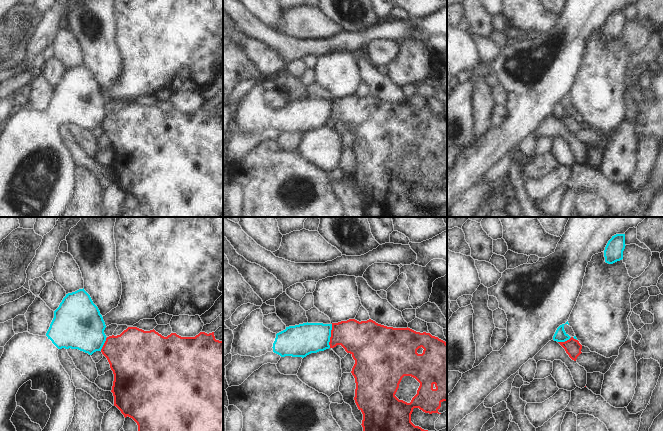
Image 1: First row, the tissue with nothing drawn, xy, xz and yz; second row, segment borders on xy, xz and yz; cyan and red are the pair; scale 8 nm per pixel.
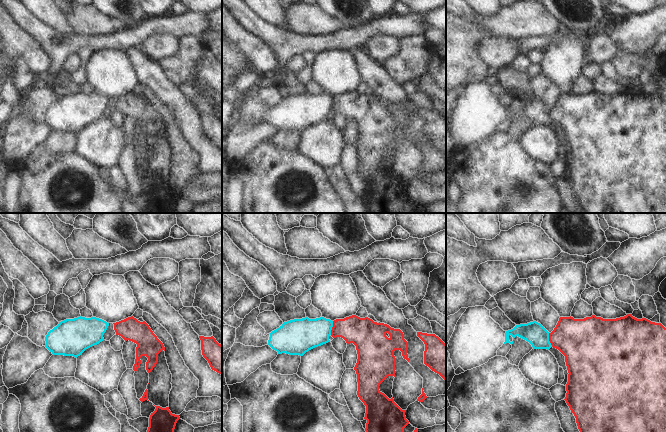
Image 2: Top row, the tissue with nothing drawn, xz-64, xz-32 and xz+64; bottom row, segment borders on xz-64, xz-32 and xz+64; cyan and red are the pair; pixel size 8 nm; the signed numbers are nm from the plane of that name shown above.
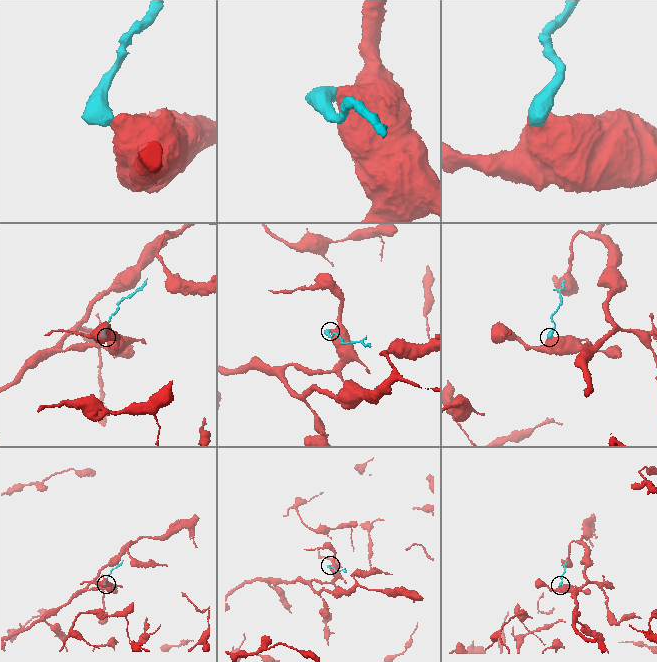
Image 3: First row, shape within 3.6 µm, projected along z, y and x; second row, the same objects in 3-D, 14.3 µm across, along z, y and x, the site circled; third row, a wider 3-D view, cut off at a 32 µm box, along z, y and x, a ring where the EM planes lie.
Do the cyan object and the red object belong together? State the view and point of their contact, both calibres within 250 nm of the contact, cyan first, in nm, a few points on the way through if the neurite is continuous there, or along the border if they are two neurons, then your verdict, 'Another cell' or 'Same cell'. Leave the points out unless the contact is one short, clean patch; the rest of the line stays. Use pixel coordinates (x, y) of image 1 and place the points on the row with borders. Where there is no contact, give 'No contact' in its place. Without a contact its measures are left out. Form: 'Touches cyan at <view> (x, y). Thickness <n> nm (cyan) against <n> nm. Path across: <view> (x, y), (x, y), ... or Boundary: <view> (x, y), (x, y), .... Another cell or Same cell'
Touches cyan at xz (330, 336). Thickness 260 nm (cyan) against 280 nm. Boundary: xz (332, 324), (329, 347). Another cell.

